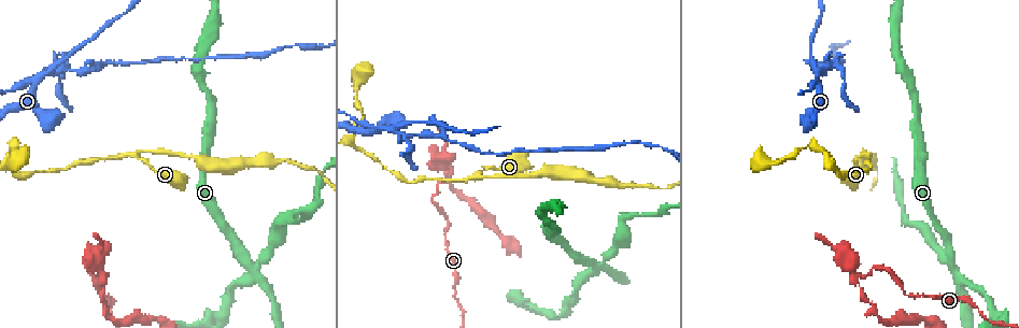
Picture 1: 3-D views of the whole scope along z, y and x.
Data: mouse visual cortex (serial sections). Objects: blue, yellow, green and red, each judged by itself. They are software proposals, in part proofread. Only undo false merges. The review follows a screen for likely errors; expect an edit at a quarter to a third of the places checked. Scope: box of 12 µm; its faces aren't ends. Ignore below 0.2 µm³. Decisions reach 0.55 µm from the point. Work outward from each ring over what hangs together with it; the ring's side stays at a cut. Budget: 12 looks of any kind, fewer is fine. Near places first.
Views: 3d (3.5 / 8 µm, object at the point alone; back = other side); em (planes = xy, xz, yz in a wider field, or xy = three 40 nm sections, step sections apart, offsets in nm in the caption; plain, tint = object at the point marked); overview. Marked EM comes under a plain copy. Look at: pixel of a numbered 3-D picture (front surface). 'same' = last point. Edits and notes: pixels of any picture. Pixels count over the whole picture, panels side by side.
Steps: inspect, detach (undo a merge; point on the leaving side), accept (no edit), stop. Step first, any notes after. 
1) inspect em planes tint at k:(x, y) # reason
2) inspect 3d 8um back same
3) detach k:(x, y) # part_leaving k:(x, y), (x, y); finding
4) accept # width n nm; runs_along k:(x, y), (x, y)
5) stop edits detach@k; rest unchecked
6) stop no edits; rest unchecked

inspect 3d 8um at 1:(133, 156) # branch point

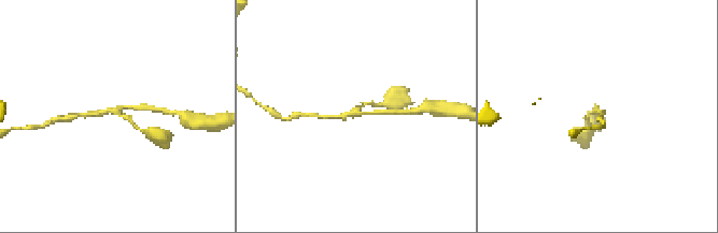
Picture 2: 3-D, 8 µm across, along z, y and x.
inspect em xy step 3 tint at 2:(596, 111) # arms 3; arm_widths 150, 150, 150 nm; shape alone is not enough

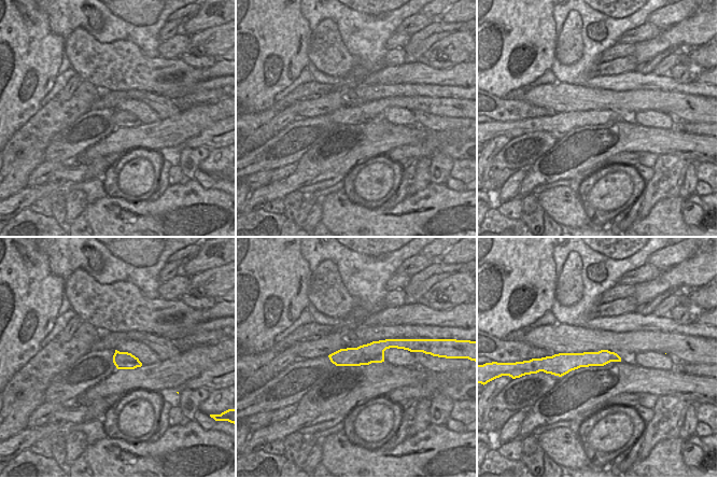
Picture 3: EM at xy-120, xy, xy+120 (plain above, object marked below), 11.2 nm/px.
accept # runs_along 3:(400, 343), (332, 356); continuous, no second cell

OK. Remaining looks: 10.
inspect 3d 8um at 1:(46, 71) # three arms meet

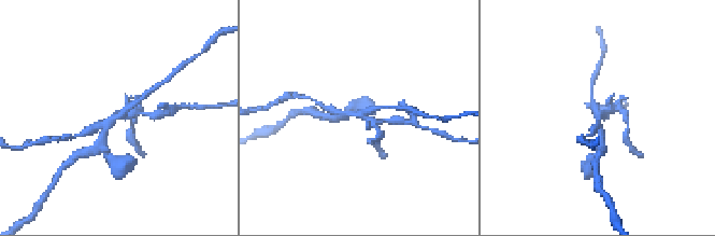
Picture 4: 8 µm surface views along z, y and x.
inspect em xy step 5 tint at 4:(597, 113) # arms 3; arm_widths 150, 200, 250 nm; need the tissue

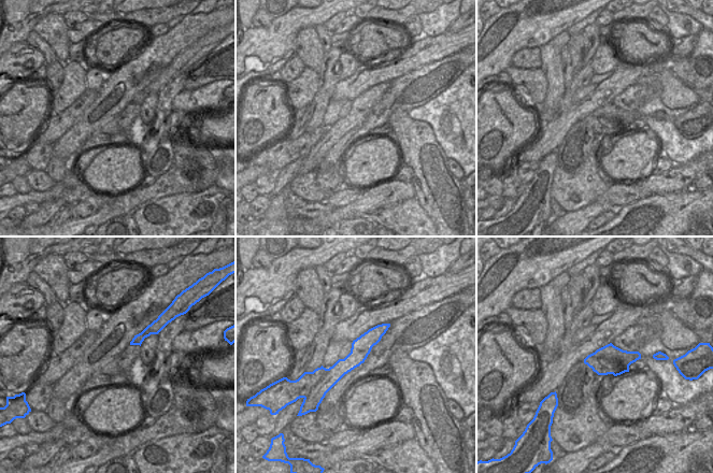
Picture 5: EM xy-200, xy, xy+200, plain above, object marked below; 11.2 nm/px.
detach 4:(85, 132) # part_leaving 4:(361, 116), (374, 122), (405, 122); a second cell is stuck on

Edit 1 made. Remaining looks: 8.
inspect overview

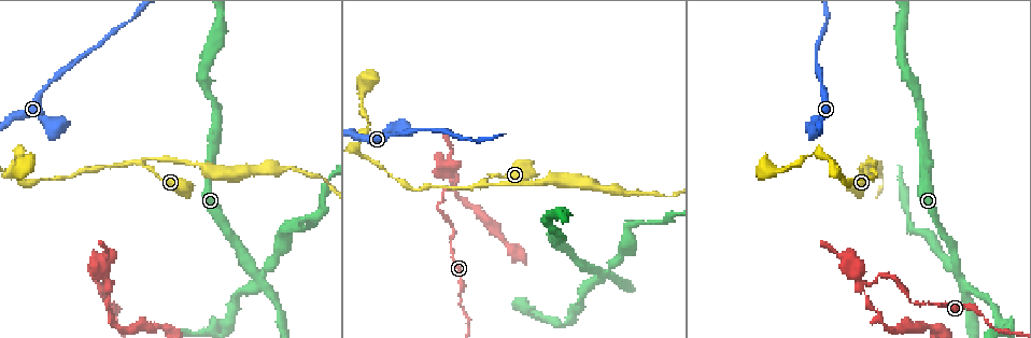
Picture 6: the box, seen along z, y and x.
inspect 3d 3.5um at 6:(361, 100) # sharp bend

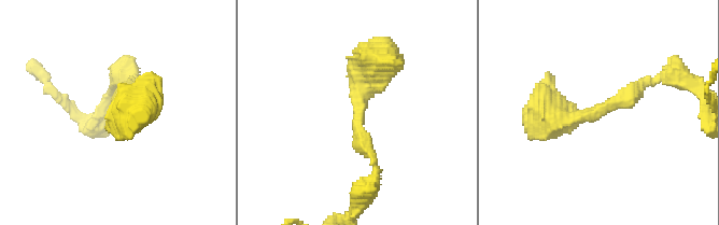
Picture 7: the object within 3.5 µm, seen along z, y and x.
inspect em xy step 2 tint at 7:(360, 117) # now the EM

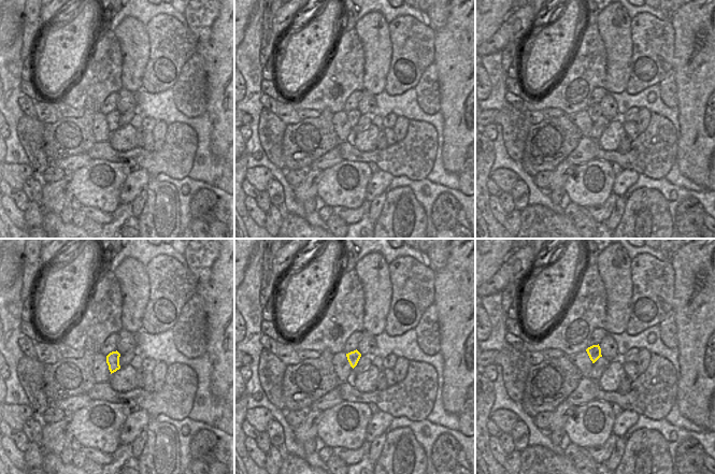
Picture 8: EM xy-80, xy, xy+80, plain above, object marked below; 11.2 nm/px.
accept # width 140 nm; runs_along 7:(658, 78), (595, 114), (548, 101); all the same cell

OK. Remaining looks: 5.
inspect 3d 3.5um at 6:(862, 284) # three-way junction

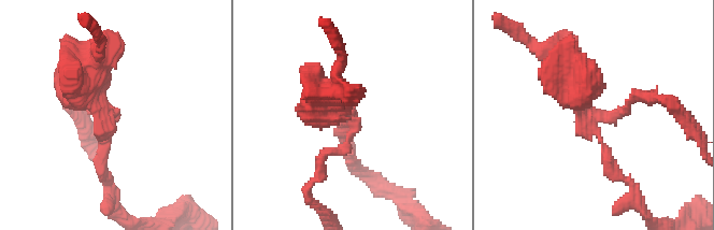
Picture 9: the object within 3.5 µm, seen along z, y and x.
inspect em xy step 1 tint at 9:(353, 120) # arms 3; arm_widths 150, 150, 450 nm; now the EM

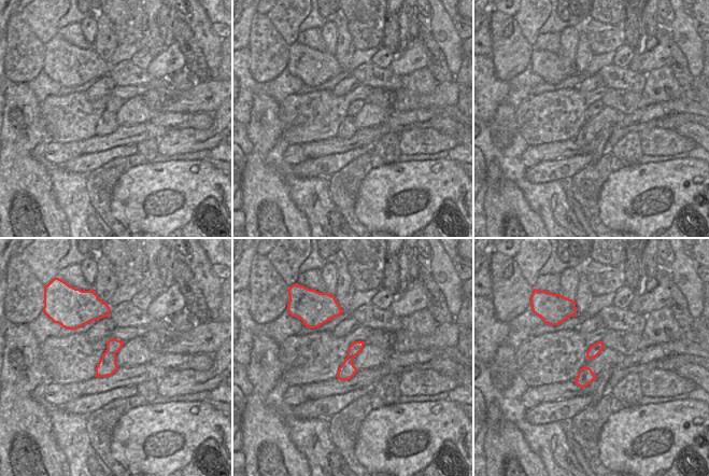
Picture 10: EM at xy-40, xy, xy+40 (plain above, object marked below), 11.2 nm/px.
detach 9:(108, 47) # part_leaving 9:(110, 117), (87, 84), (100, 48); a second cell is stuck on

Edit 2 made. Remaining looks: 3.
inspect 3d 8um back at 6:(257, 277) # four or more arms meet

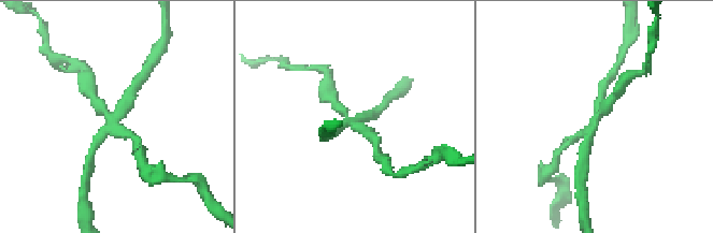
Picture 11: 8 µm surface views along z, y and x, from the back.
inspect em xy step 2 tint at 11:(356, 118) # arms 4; arm_widths 250, 300, 300, 350 nm

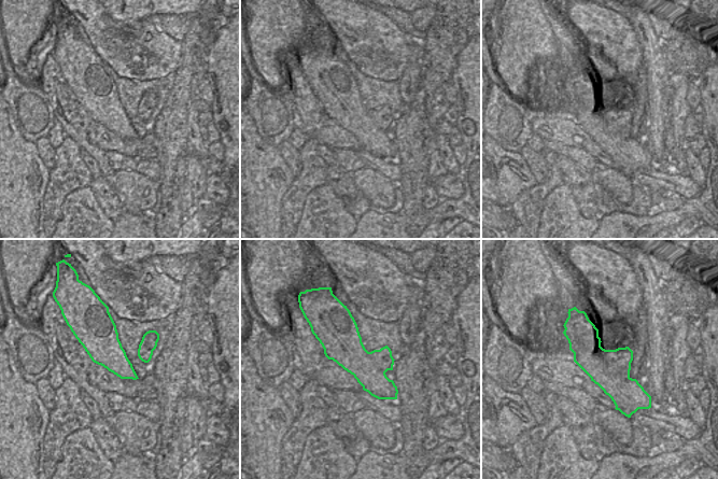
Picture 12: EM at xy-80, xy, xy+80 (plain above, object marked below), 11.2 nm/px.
detach 11:(371, 131) # part_leaving 11:(111, 119), (86, 87); a second cell is stuck on

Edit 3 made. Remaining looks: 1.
stop edits detach@4, detach@9, detach@11; rest unchecked

